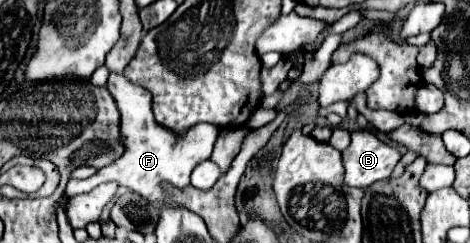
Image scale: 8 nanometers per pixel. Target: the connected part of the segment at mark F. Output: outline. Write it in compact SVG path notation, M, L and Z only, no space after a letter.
M113 72L109 75L107 89L115 97L119 113L121 113L121 137L123 137L123 143L125 143L125 153L115 163L99 169L89 179L71 179L67 183L65 195L73 197L73 195L89 193L99 183L117 181L119 185L129 187L131 191L139 193L143 199L147 199L149 203L153 203L157 207L167 207L167 209L183 207L181 203L177 203L163 189L163 183L169 183L169 185L173 185L179 191L185 189L189 185L191 171L201 161L207 161L211 157L215 139L219 135L219 127L211 127L207 123L201 123L199 127L191 127L191 131L183 139L179 139L179 137L171 135L171 131L167 131L165 127L159 127L155 123L153 111L151 111L151 93L149 91L145 91L141 86L132 84L122 74Z

